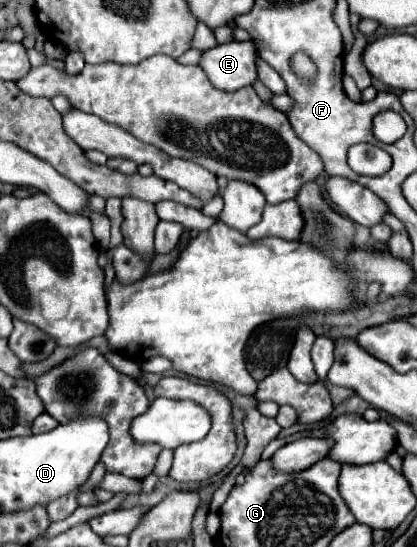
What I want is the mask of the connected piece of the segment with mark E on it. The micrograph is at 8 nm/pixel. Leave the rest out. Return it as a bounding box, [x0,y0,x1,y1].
[199,40,257,92]

